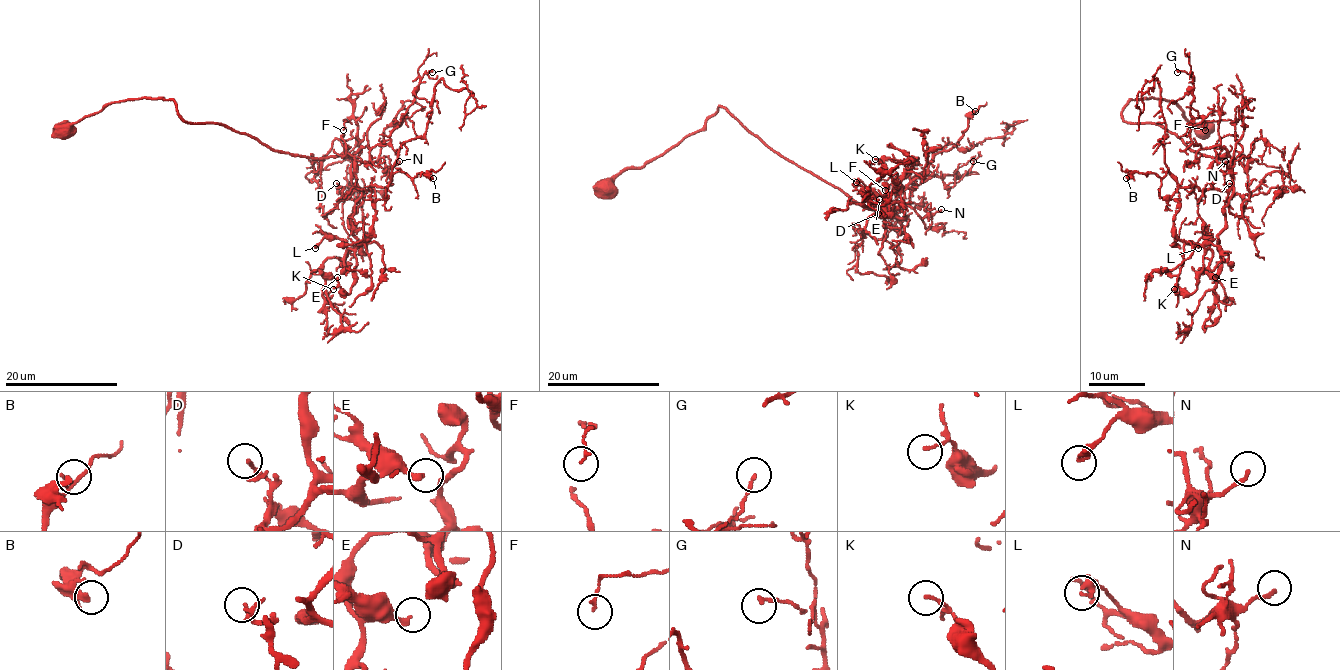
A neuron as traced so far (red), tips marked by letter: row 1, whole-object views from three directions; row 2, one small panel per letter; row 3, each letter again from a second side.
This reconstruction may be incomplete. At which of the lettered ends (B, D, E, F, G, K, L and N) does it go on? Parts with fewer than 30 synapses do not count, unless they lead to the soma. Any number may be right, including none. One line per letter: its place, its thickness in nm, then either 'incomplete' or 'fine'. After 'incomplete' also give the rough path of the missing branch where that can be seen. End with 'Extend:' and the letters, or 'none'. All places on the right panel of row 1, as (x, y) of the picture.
B: (1126, 178) | 200 nm | fine
D: (1229, 183) | 100 nm | fine
E: (1215, 277) | 240 nm | fine
F: (1205, 130) | 130 nm | fine
G: (1177, 72) | 150 nm | fine
K: (1174, 289) | 140 nm | fine
L: (1198, 248) | 320 nm | fine
N: (1225, 161) | 150 nm | fine
Extend: none

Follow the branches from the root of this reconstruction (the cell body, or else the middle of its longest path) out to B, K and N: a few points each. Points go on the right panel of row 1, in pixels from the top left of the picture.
B: (1216, 158), (1226, 156), (1216, 154), (1211, 189), (1183, 187), (1168, 172), (1161, 178), (1142, 172), (1126, 178)
K: (1216, 158), (1232, 159), (1233, 190), (1225, 207), (1225, 228), (1215, 245), (1204, 246), (1197, 289), (1174, 289)
N: (1216, 158), (1226, 156), (1216, 154), (1216, 159), (1222, 165), (1233, 158), (1229, 166), (1225, 161)

